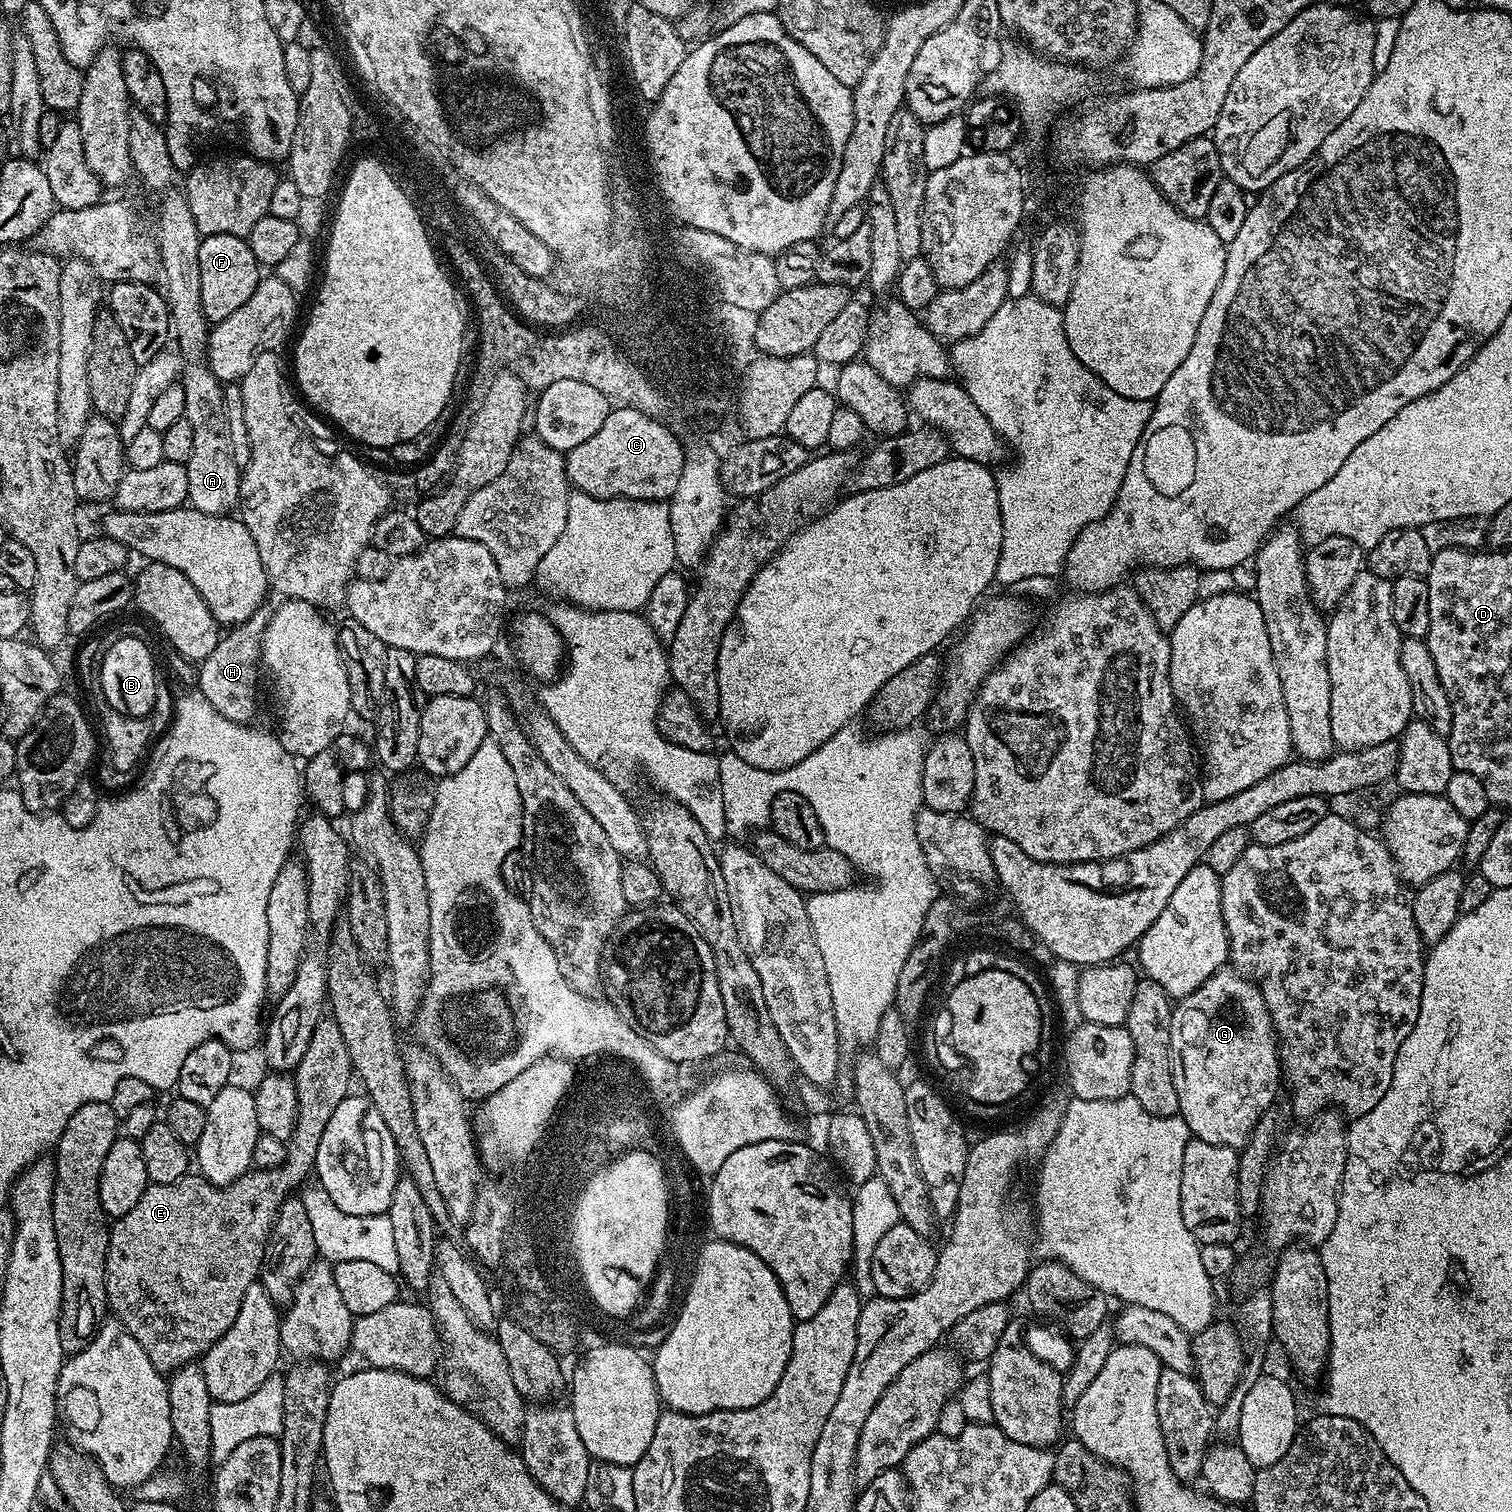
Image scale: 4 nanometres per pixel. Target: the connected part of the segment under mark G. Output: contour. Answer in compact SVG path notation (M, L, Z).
M1225 966L1206 978L1206 982L1202 982L1194 994L1173 1007L1170 1046L1174 1090L1178 1090L1180 1107L1178 1115L1186 1122L1189 1133L1195 1139L1214 1146L1230 1146L1237 1150L1243 1148L1258 1118L1273 1107L1276 1091L1282 1088L1278 1041L1259 984L1231 966Z

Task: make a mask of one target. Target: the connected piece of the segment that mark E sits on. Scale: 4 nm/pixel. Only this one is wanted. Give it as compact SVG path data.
M321 1018L318 1026L314 1026L314 1034L310 1037L310 1046L306 1046L306 1054L302 1054L302 1062L298 1062L294 1079L298 1090L298 1122L294 1126L294 1134L286 1141L288 1146L286 1158L277 1168L249 1170L246 1175L239 1176L234 1182L221 1185L212 1184L199 1174L183 1176L178 1178L178 1182L149 1183L148 1189L142 1194L142 1198L138 1198L137 1204L131 1210L126 1210L126 1214L117 1216L111 1221L108 1233L108 1249L106 1250L108 1307L111 1315L116 1315L113 1317L136 1339L138 1346L142 1346L142 1350L146 1350L146 1358L150 1358L150 1362L154 1362L156 1369L162 1373L171 1374L177 1368L181 1368L183 1364L199 1361L204 1353L210 1350L210 1346L214 1346L214 1342L218 1342L218 1338L222 1338L222 1334L226 1334L226 1330L230 1330L230 1326L234 1326L234 1318L238 1318L238 1310L242 1306L242 1297L251 1284L257 1283L260 1268L264 1265L264 1247L268 1244L282 1202L297 1191L296 1187L307 1176L311 1177L313 1175L316 1159L318 1158L318 1142L322 1142L322 1133L326 1131L326 1122L330 1122L334 1110L338 1110L338 1102L342 1102L350 1095L351 1088L348 1087L351 1086L352 1080L354 1084L354 1069L350 1058L350 1050L346 1050L346 1038L342 1038L342 1030L338 1030L335 1020Z

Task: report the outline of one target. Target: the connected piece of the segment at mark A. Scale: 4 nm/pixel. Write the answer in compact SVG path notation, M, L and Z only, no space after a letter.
M204 362L185 363L182 368L182 383L186 394L184 419L190 422L194 430L194 447L186 470L187 503L194 510L202 510L202 514L223 516L237 507L242 471L234 462L234 450L230 450L230 430L224 409L224 384Z

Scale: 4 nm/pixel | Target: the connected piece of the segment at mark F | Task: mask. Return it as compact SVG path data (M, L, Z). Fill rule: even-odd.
M214 234L203 237L198 246L198 286L200 309L209 325L216 325L228 318L238 306L244 305L254 294L262 279L262 265L254 258L247 239L234 234Z

